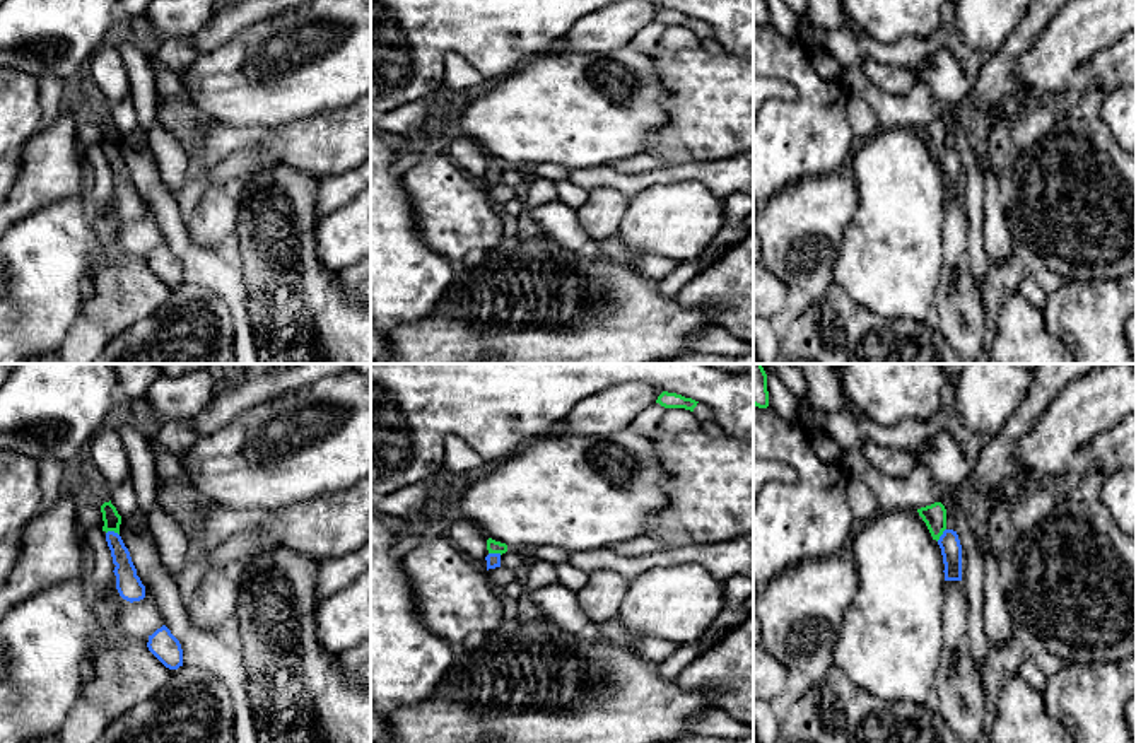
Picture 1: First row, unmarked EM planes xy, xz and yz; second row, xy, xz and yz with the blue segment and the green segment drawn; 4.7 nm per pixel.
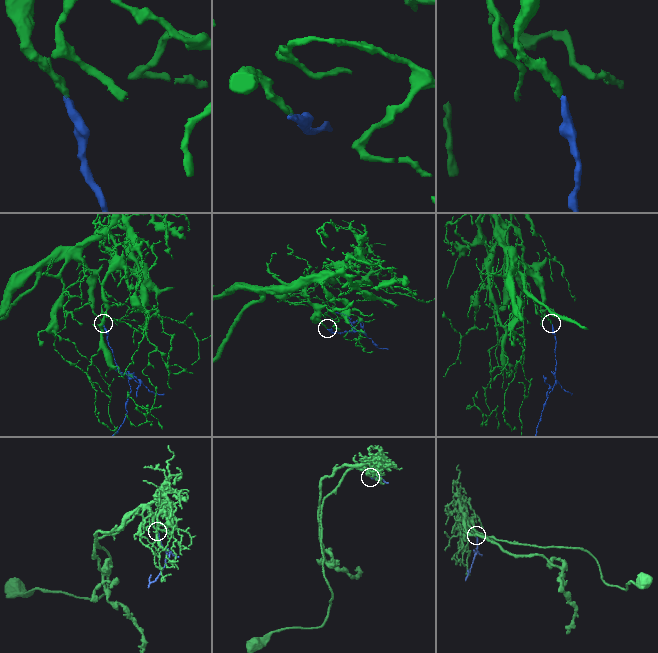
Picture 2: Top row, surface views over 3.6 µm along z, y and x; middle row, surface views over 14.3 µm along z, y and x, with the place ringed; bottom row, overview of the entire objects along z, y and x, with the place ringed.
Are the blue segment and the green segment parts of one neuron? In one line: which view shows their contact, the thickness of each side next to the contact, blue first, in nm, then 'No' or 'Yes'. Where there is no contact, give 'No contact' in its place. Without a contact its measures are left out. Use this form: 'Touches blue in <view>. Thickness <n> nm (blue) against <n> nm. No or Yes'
Touches blue in xy. Thickness 110 nm (blue) against 80 nm. Yes

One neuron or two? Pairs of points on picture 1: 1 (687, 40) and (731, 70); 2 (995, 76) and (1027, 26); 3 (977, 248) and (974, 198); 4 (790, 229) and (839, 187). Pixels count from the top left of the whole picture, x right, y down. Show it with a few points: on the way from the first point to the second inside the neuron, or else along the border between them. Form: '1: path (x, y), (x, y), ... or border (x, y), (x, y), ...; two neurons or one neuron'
1: border (699, 46), (658, 50); two neurons
2: path (1003, 64), (1022, 38); one neuron
3: path (974, 236), (974, 210); one neuron
4: path (802, 224), (827, 198); one neuron

